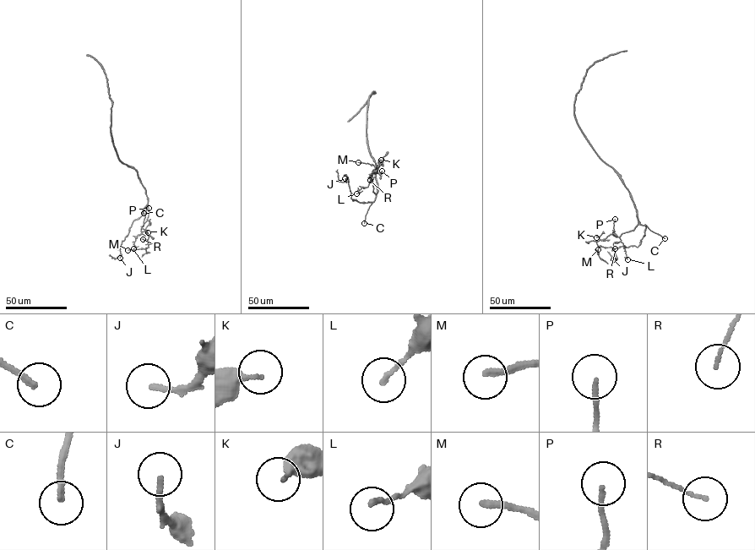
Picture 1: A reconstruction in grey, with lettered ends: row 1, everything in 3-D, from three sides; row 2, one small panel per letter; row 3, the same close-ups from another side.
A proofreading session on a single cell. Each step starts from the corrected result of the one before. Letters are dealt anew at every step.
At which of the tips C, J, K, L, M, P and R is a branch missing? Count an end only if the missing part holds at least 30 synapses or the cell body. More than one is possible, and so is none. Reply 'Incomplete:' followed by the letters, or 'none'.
Incomplete: C, J, M

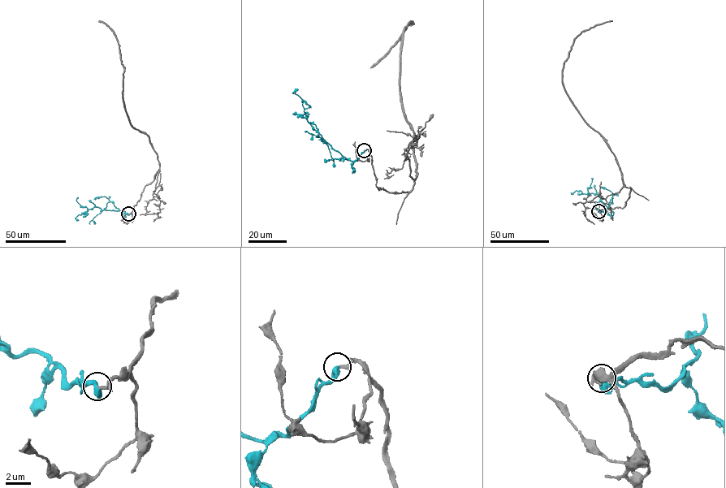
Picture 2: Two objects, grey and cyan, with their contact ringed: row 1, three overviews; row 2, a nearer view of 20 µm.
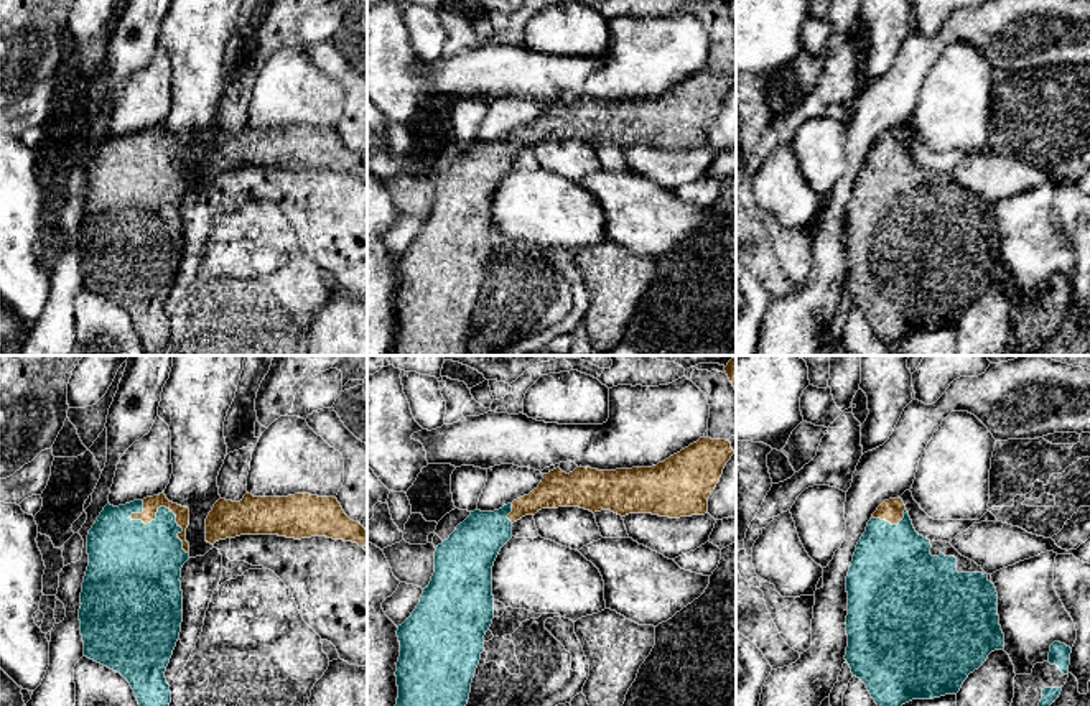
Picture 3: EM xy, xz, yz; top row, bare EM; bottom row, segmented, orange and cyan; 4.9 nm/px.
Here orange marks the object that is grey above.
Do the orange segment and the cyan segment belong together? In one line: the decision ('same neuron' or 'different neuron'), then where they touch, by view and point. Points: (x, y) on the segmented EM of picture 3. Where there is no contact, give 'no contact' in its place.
same neuron | xy (168, 507)

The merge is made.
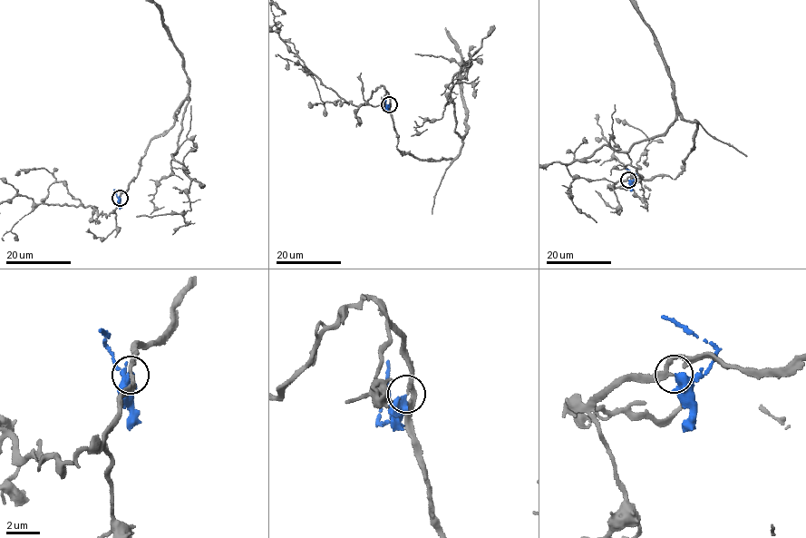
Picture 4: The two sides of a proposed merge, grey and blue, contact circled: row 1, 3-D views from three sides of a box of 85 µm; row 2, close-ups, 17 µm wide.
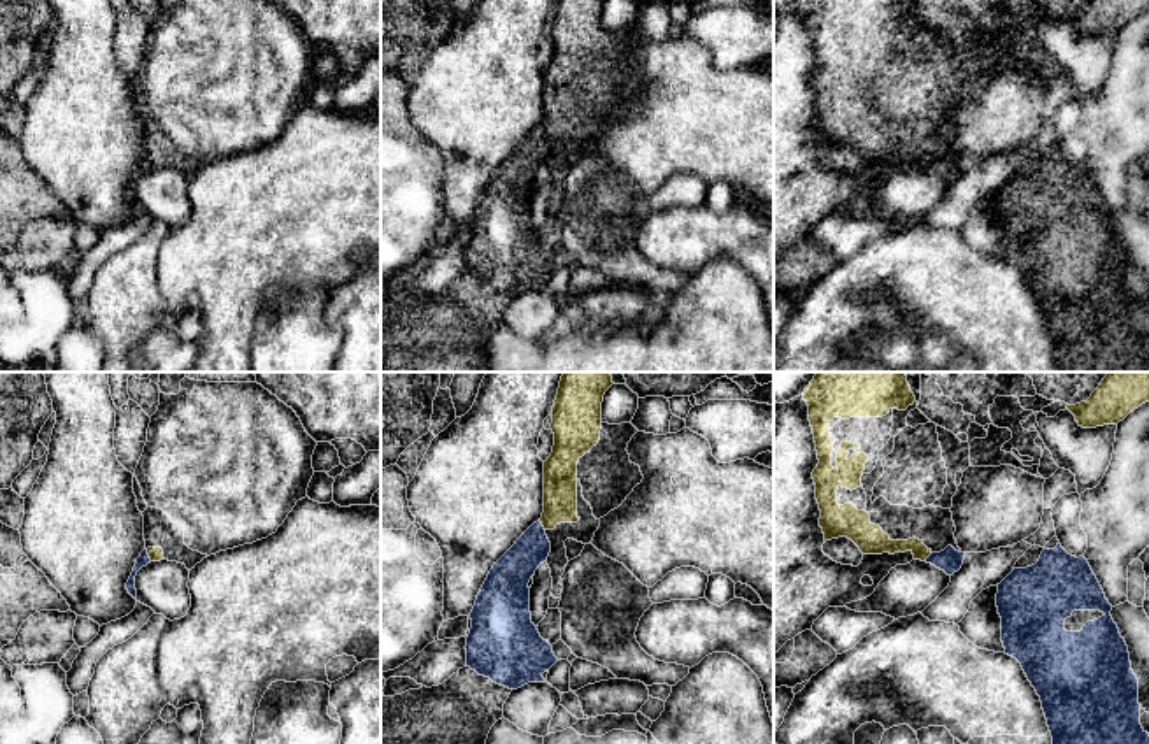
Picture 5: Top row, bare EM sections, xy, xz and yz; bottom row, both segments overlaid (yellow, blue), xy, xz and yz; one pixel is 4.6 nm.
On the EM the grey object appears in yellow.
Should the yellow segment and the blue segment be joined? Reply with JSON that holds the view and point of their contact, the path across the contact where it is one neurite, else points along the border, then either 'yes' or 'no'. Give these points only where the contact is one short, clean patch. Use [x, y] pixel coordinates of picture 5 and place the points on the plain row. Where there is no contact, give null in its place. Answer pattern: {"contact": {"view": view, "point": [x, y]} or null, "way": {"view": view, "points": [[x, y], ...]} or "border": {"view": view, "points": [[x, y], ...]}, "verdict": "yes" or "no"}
{"contact": {"view": "xy", "point": [148, 160]}, "way": {"view": "xy", "points": [[155, 160], [148, 160], [142, 167]]}, "verdict": "yes"}

